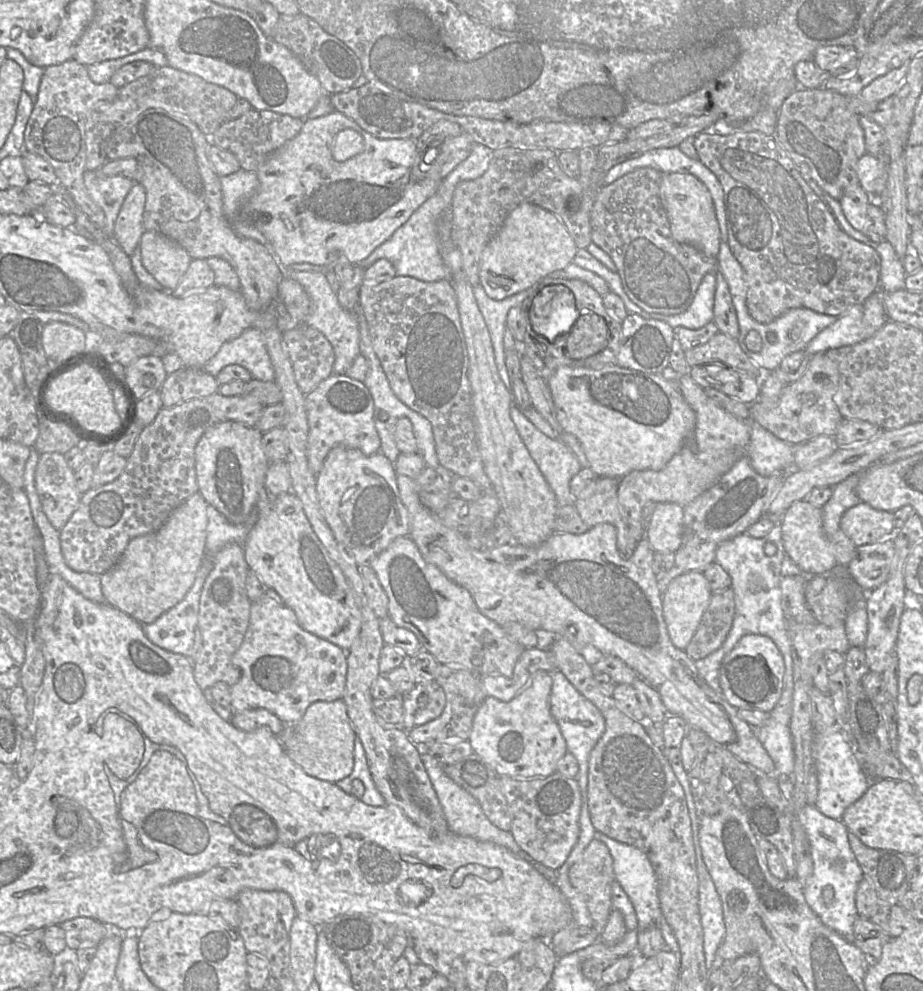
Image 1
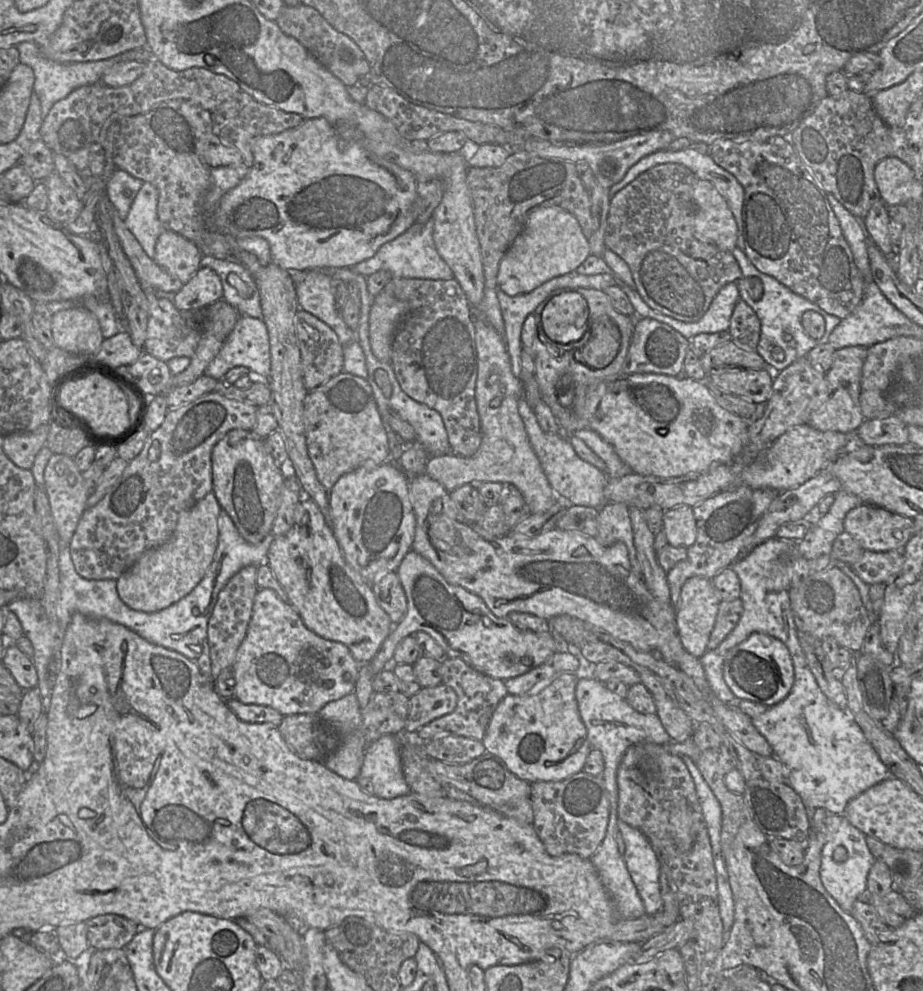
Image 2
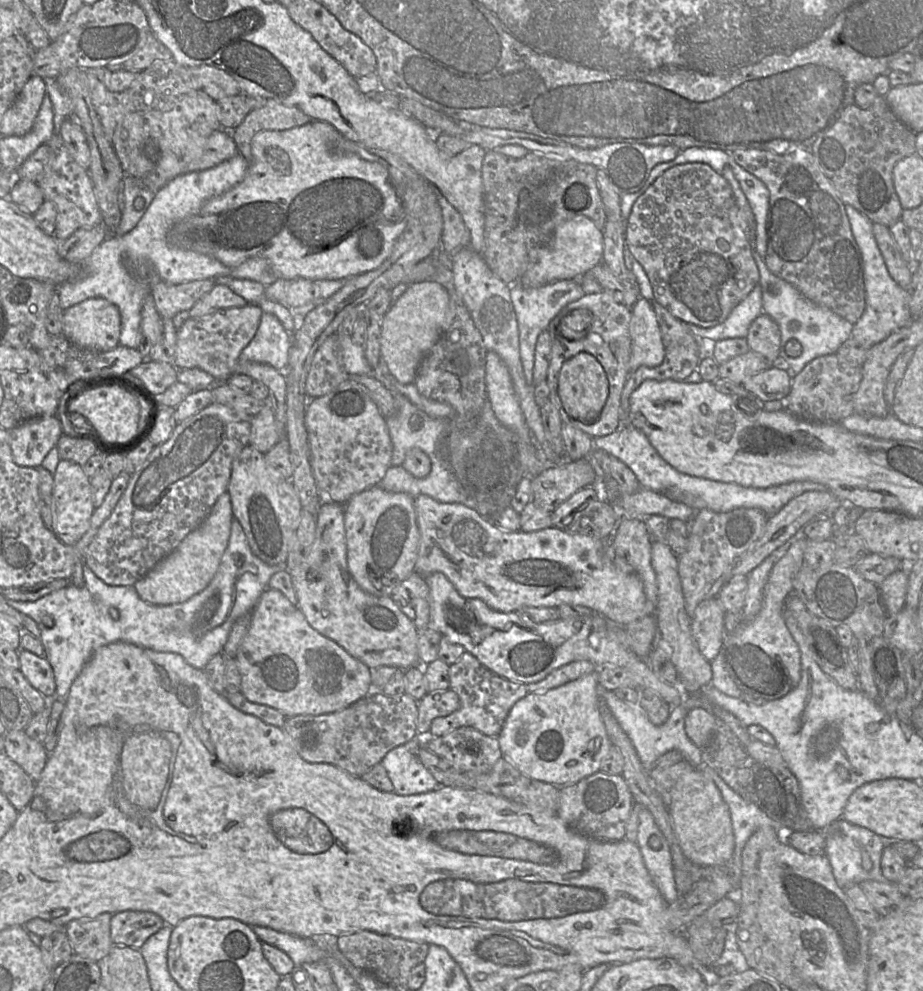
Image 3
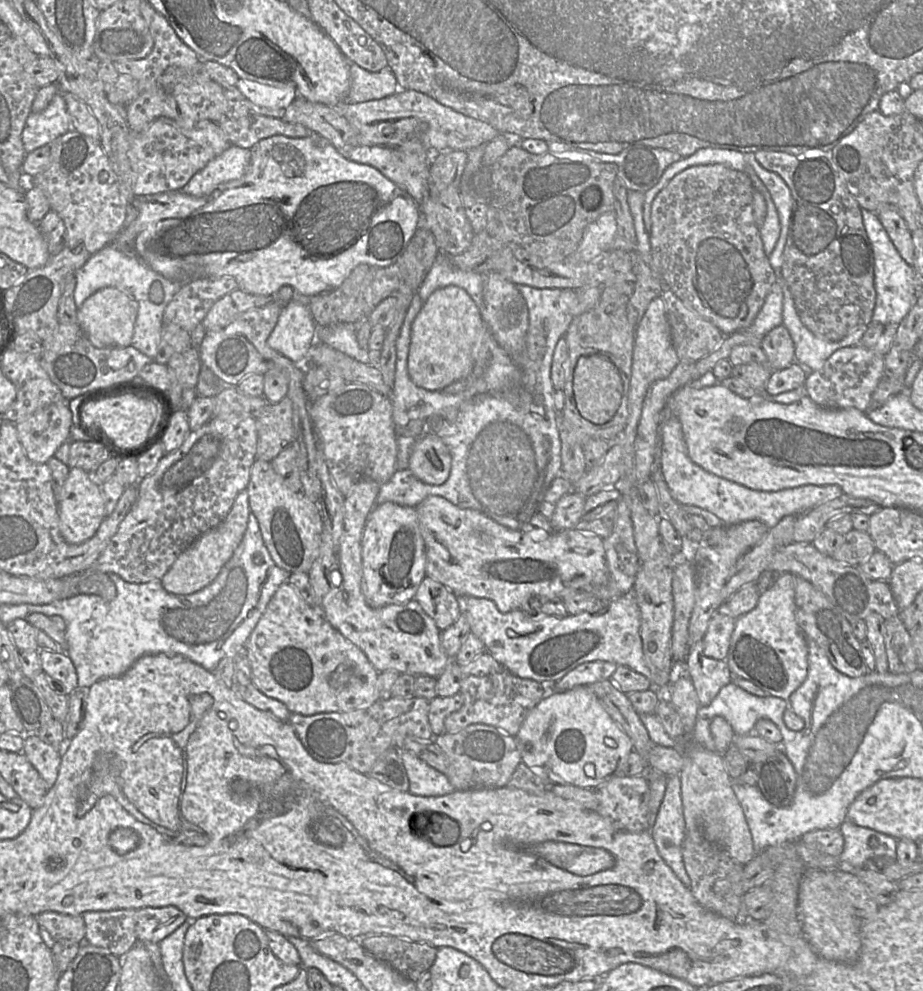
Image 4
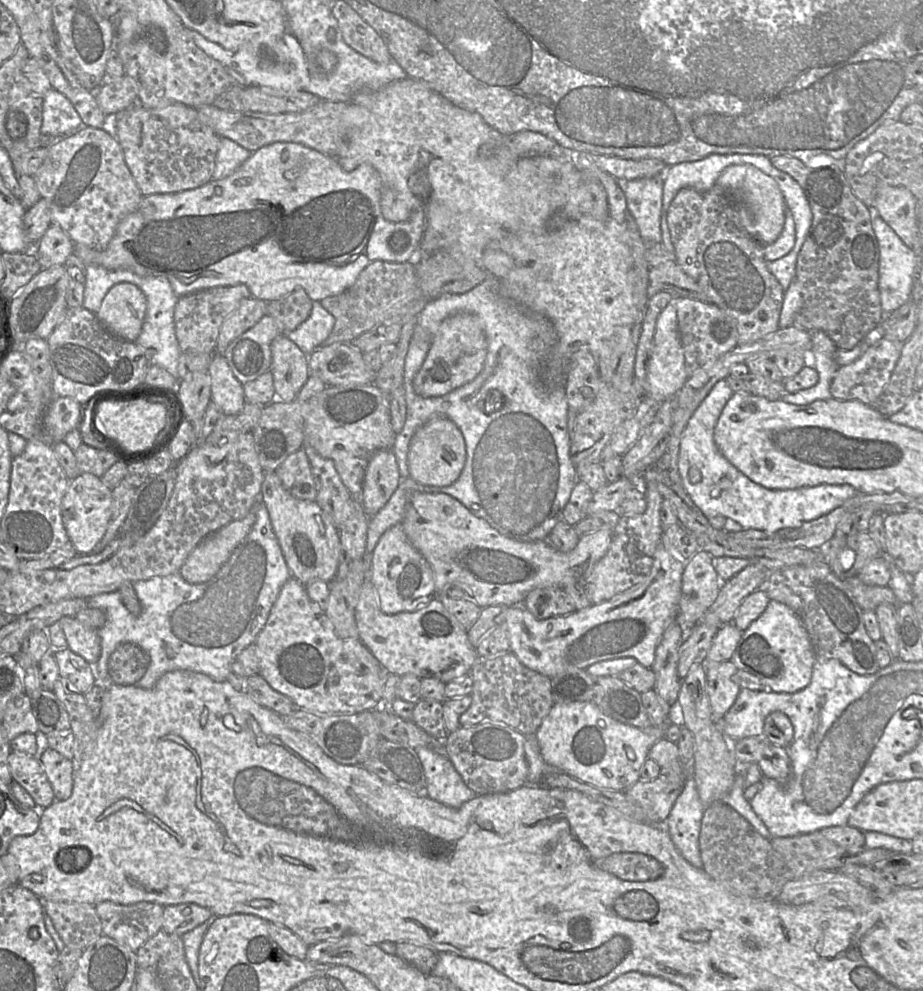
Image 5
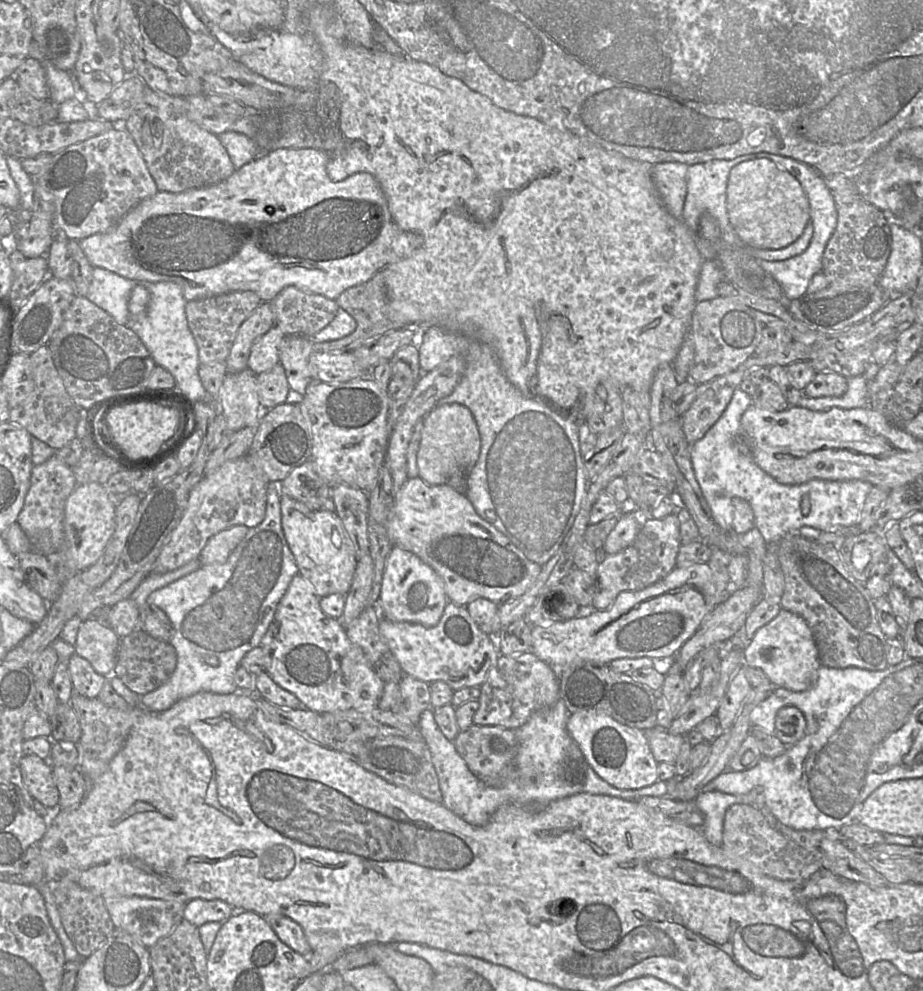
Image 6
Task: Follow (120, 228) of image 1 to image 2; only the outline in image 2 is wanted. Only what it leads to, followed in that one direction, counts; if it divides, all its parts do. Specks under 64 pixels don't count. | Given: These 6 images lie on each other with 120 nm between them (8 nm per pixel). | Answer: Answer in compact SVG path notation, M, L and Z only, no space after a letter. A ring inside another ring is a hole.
M145 182L123 221L151 259L154 258L158 238L165 231L157 216L157 204L158 190L152 184Z

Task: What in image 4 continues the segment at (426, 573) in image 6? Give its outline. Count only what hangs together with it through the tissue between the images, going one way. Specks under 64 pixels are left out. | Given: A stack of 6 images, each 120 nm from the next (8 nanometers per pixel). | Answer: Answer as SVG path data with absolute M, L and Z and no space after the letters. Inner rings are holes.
M377 503L367 517L361 539L362 589L368 604L379 608L414 599L426 575L425 543L416 507Z

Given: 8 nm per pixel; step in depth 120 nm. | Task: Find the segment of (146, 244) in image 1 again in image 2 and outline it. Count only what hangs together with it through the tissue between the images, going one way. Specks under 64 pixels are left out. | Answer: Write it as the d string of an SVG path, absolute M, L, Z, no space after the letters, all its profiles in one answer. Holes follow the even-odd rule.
M164 231L157 240L153 260L185 285L202 267L202 258L194 243L174 232Z

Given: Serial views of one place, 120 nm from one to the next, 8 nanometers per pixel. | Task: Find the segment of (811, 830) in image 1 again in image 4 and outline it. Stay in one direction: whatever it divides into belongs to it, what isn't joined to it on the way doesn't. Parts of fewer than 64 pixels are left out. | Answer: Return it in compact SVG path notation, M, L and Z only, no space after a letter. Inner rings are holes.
M846 820L838 828L844 838L842 853L838 856L841 868L856 870L870 859L895 859L898 840L873 829L857 826Z

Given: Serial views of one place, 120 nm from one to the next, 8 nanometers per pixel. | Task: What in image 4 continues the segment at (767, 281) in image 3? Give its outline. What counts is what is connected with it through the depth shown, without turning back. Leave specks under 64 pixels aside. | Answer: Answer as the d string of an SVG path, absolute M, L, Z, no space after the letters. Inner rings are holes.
M777 276L777 284L783 291L783 325L795 345L795 363L803 367L807 373L820 370L825 361L839 348L859 345L865 329L855 330L840 341L824 340L812 333L801 321L786 281Z

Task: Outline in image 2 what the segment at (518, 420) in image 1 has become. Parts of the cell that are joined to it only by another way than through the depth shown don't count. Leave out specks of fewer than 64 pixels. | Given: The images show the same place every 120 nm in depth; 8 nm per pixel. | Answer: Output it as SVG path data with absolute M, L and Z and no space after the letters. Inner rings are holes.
M523 396L518 401L518 411L524 423L530 444L557 496L556 500L557 498L564 500L572 506L601 508L605 505L607 501L604 497L604 489L609 481L607 474L582 460L565 437L545 432Z

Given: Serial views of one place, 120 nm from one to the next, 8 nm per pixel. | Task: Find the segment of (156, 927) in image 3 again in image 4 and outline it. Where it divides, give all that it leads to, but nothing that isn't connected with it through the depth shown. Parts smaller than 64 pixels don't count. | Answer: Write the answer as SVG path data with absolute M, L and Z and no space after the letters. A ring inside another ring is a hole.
M174 906L136 909L135 933L138 942L159 943L186 920L187 916Z

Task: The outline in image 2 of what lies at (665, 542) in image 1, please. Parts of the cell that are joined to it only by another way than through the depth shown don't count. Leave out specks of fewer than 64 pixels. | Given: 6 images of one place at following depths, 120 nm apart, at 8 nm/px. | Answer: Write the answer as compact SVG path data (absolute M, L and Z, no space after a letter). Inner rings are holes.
M681 505L664 511L662 530L667 544L674 547L691 546L697 536L693 509L690 506Z

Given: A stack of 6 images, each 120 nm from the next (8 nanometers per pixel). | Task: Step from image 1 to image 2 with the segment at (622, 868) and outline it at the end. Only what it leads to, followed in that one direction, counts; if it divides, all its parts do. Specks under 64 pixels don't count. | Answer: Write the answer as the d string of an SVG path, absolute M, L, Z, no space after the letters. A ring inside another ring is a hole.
M621 821L617 825L625 846L625 864L643 901L645 914L654 915L662 908L658 858L641 831Z

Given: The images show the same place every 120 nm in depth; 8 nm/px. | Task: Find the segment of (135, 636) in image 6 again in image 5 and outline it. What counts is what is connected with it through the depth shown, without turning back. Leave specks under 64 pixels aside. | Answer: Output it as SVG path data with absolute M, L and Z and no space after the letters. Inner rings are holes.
M130 642L123 643L109 658L109 679L117 685L137 686L149 663L149 655L140 646Z

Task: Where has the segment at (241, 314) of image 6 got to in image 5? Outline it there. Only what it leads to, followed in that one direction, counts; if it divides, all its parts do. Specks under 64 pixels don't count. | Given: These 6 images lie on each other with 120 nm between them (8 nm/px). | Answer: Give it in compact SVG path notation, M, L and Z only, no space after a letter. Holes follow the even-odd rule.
M244 284L214 287L179 296L174 310L174 324L181 352L215 353L222 323L243 299L250 296L252 294Z

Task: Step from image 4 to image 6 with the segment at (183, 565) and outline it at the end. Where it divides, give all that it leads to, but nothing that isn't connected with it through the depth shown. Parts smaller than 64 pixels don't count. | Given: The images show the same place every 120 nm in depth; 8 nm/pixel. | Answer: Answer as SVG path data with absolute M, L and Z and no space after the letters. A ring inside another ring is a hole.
M235 525L212 536L199 554L203 565L218 565L224 563L248 532L245 525Z

